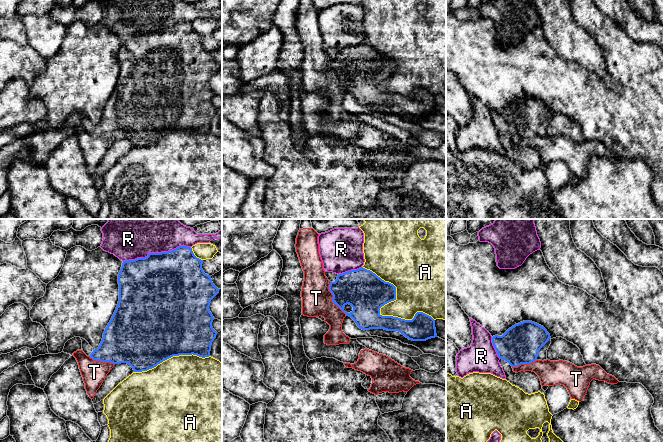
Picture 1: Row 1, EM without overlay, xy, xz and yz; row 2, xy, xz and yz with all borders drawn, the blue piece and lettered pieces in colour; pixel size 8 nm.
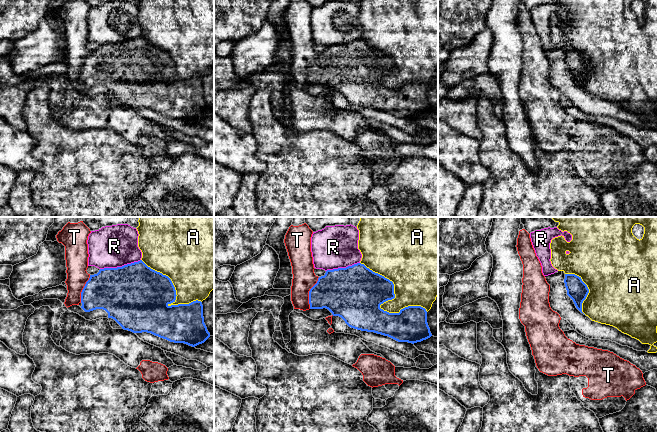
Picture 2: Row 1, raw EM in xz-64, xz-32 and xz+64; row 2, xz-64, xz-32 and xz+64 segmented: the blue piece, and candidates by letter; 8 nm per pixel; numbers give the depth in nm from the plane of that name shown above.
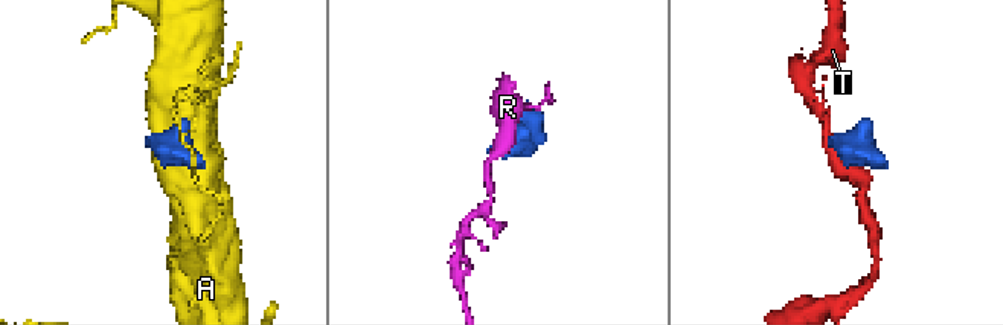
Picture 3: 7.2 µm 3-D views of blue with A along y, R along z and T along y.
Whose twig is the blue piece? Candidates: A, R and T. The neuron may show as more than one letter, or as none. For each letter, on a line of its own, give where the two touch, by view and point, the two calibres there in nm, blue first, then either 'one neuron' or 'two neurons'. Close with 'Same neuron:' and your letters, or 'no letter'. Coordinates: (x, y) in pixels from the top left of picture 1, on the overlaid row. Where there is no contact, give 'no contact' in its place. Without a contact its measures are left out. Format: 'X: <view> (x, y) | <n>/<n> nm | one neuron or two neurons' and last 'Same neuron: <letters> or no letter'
A: xz (379, 309) | 320/220 nm | two neurons
R: xy (156, 253) | 500/460 nm | two neurons
T: xz (332, 299) | 320/240 nm | two neurons
Same neuron: no letter

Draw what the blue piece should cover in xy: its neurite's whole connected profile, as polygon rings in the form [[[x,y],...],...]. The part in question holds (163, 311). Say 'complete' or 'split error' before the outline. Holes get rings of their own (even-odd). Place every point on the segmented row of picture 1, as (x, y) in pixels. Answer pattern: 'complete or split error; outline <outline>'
split error; outline [[[179,246],[176,249],[168,252],[161,253],[149,253],[145,258],[137,258],[135,260],[125,260],[122,263],[121,270],[118,274],[119,284],[119,301],[116,310],[108,323],[103,333],[102,341],[97,349],[93,349],[89,343],[81,338],[83,352],[96,361],[110,362],[115,364],[127,363],[129,364],[134,372],[147,371],[156,367],[163,361],[179,355],[197,355],[205,358],[210,356],[211,345],[216,338],[217,332],[212,327],[214,317],[209,310],[211,300],[219,293],[219,290],[212,282],[211,276],[204,273],[202,269],[203,260],[197,258],[191,247]]]

